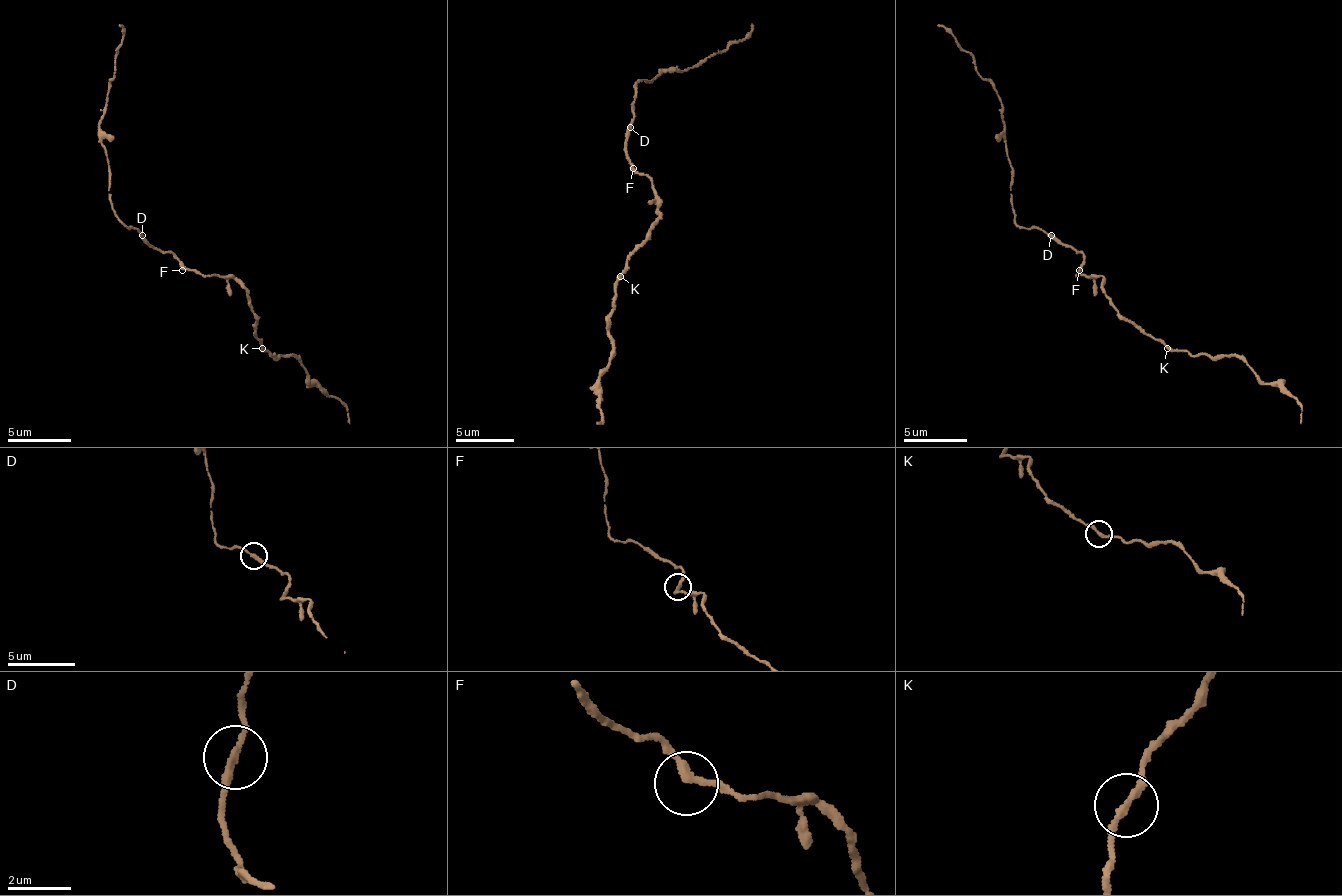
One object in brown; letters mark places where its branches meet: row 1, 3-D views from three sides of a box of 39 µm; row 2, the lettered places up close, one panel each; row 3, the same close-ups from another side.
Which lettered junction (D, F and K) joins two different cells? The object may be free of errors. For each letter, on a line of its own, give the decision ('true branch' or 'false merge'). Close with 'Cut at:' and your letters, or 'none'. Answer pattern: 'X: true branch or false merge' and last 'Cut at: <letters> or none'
D: true branch
F: true branch
K: true branch
Cut at: none

